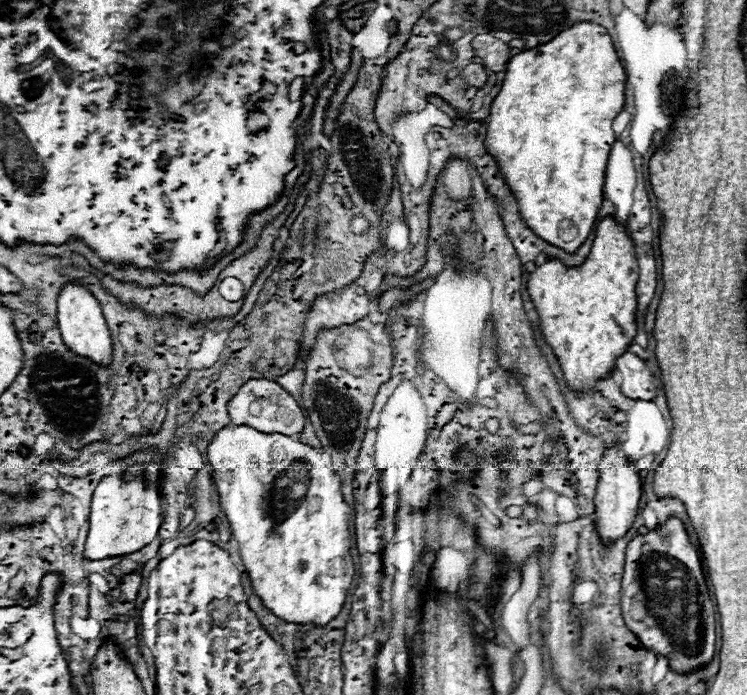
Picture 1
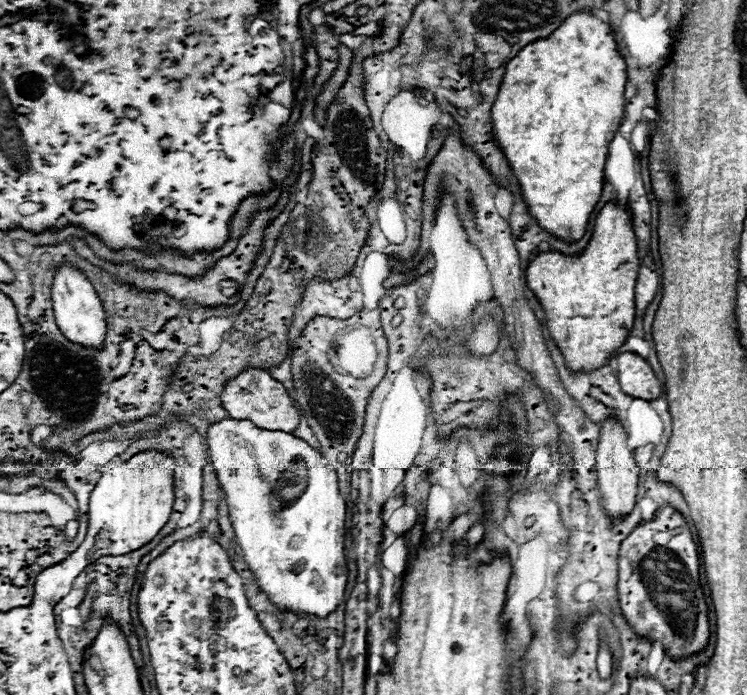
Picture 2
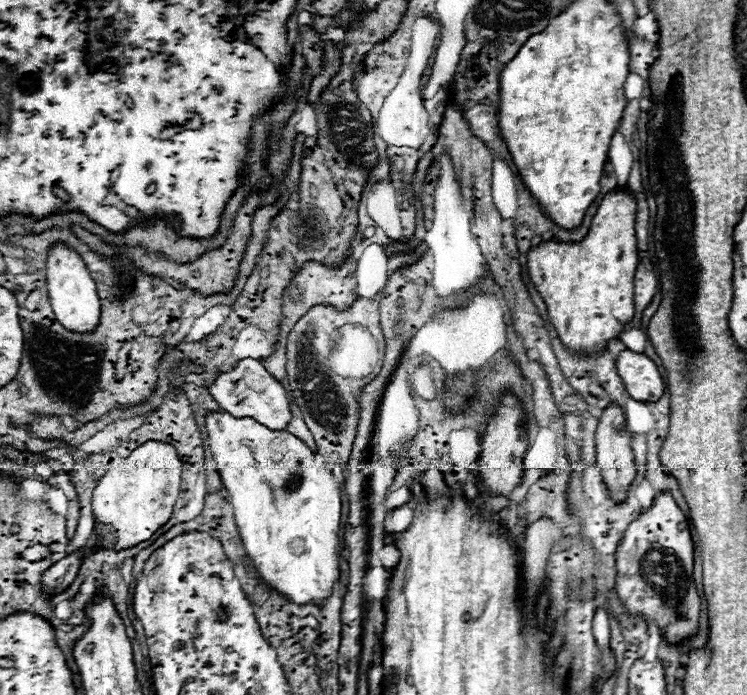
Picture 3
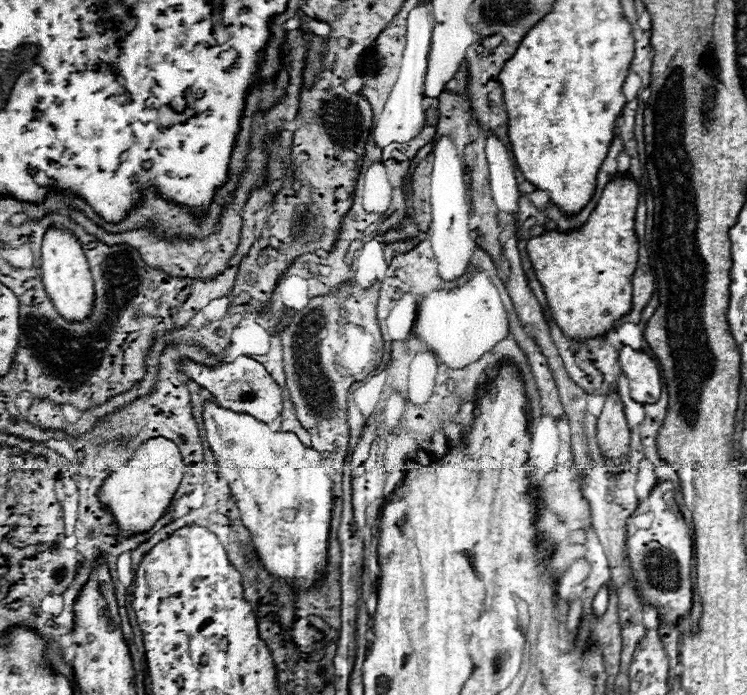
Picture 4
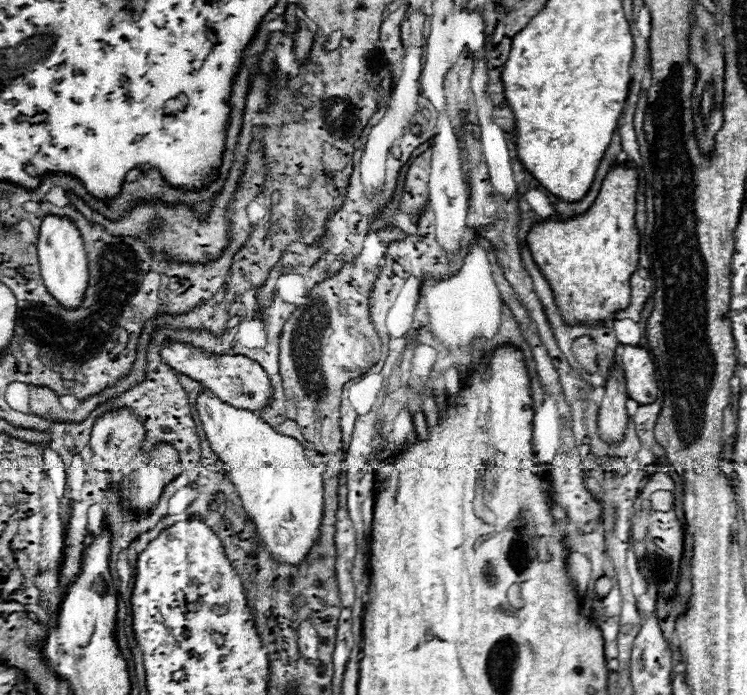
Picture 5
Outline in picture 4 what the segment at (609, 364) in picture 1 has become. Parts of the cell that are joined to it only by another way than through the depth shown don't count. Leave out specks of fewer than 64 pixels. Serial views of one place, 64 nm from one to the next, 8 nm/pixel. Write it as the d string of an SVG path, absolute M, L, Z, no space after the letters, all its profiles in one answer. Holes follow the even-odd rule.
M630 174L614 176L602 190L602 196L594 208L594 212L588 216L588 220L574 230L568 232L542 232L536 238L528 240L528 256L532 262L532 268L542 282L542 288L546 292L546 300L550 304L552 316L556 324L562 328L566 336L572 338L592 338L606 334L612 330L624 314L630 312L632 304L632 274L638 266L638 236L634 230L634 214L638 204L638 184Z

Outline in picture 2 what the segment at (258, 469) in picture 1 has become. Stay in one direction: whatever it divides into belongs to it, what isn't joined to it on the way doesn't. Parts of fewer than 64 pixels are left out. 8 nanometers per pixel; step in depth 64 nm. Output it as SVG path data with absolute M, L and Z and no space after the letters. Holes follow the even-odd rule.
M228 416L220 422L214 422L208 428L206 442L210 464L226 494L230 520L242 546L244 560L254 572L260 590L266 592L278 608L328 616L344 598L344 586L348 578L344 558L346 504L338 492L338 474L330 468L328 460L324 460L320 452L310 448L304 440L288 432L262 430L250 420L234 420ZM292 484L298 484L298 488L304 488L304 492L290 502L280 500L278 492Z

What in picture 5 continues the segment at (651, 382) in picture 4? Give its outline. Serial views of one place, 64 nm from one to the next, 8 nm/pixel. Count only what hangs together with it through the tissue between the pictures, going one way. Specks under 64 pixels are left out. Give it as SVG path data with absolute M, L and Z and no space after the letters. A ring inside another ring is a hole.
M620 344L618 360L624 370L628 398L638 404L650 404L658 398L658 382L654 378L654 362L646 348Z

